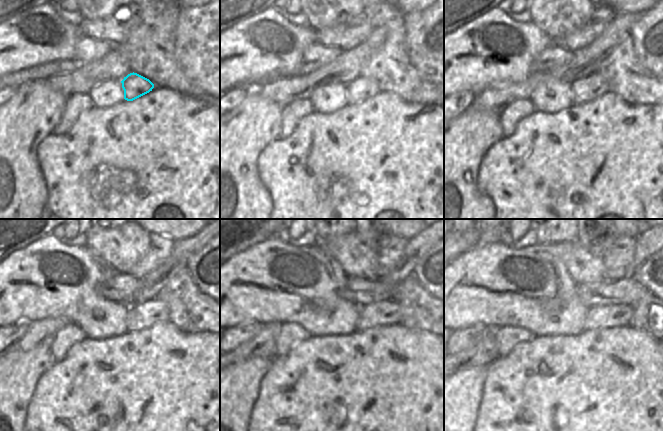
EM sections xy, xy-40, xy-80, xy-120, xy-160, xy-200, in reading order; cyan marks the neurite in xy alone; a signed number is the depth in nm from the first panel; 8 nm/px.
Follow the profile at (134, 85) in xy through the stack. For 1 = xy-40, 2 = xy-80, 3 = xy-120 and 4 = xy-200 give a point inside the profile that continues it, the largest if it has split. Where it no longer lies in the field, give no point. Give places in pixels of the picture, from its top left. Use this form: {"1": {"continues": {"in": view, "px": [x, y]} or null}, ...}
{"1": {"continues": {"in": "xy-40", "px": [360, 89]}}, "2": {"continues": {"in": "xy-80", "px": [589, 88]}}, "3": {"continues": {"in": "xy-120", "px": [141, 315]}}, "4": {"continues": {"in": "xy-200", "px": [598, 316]}}}

